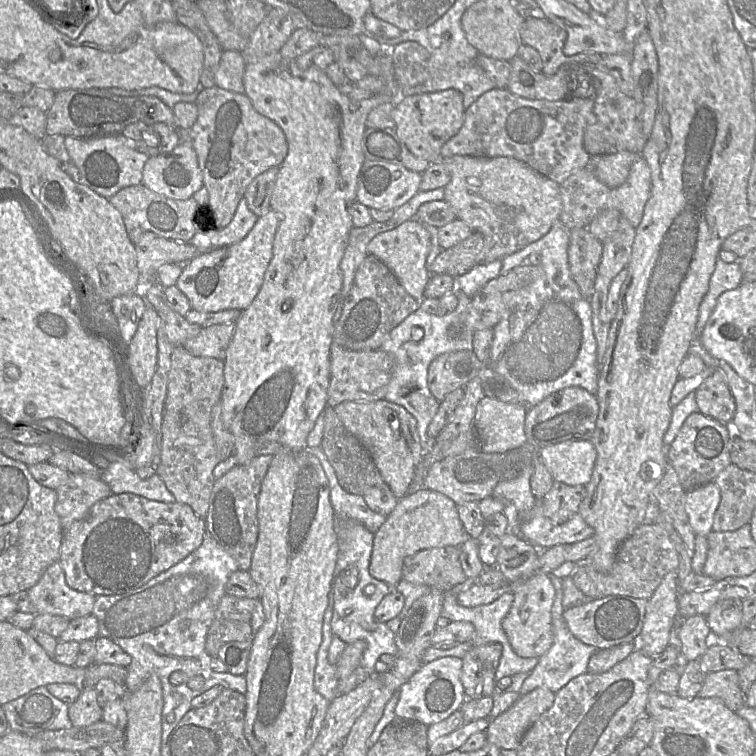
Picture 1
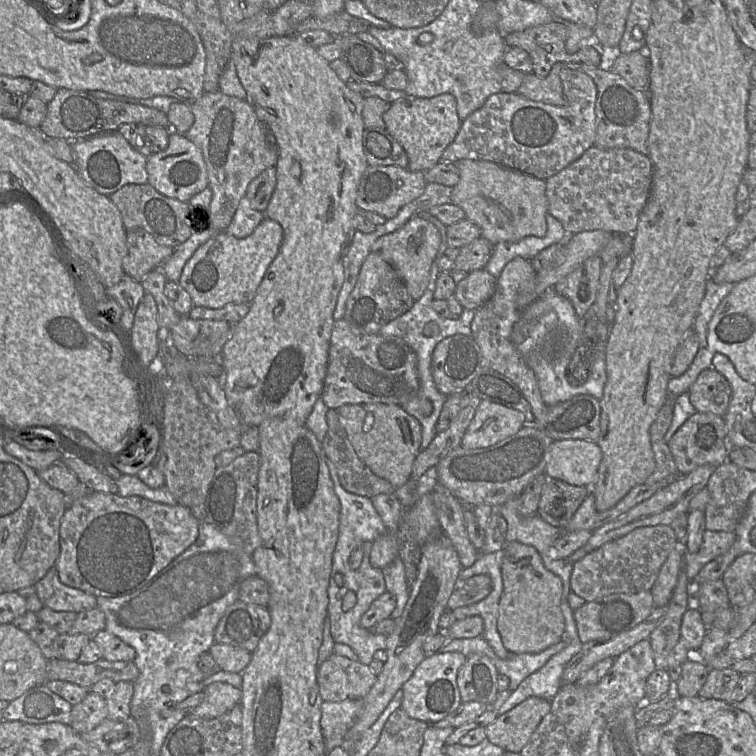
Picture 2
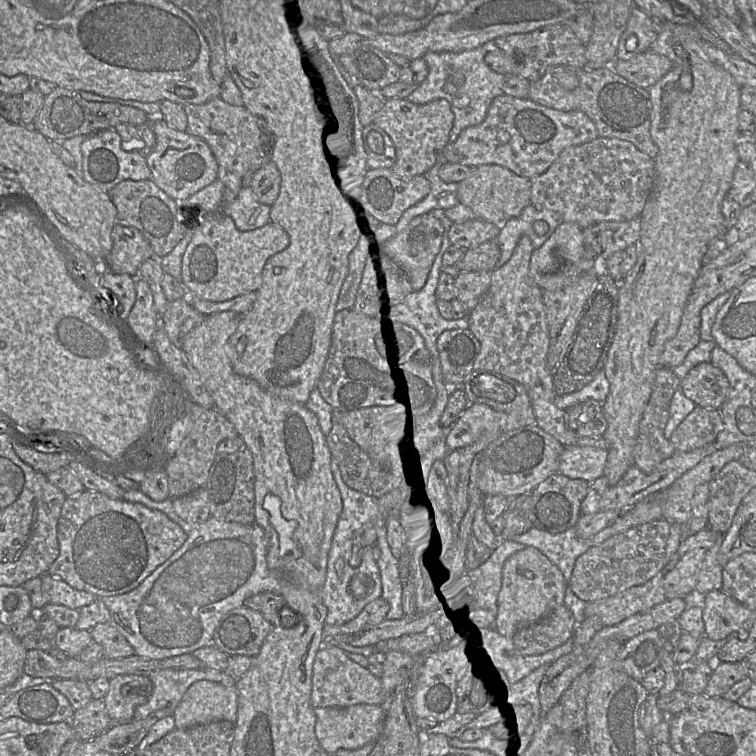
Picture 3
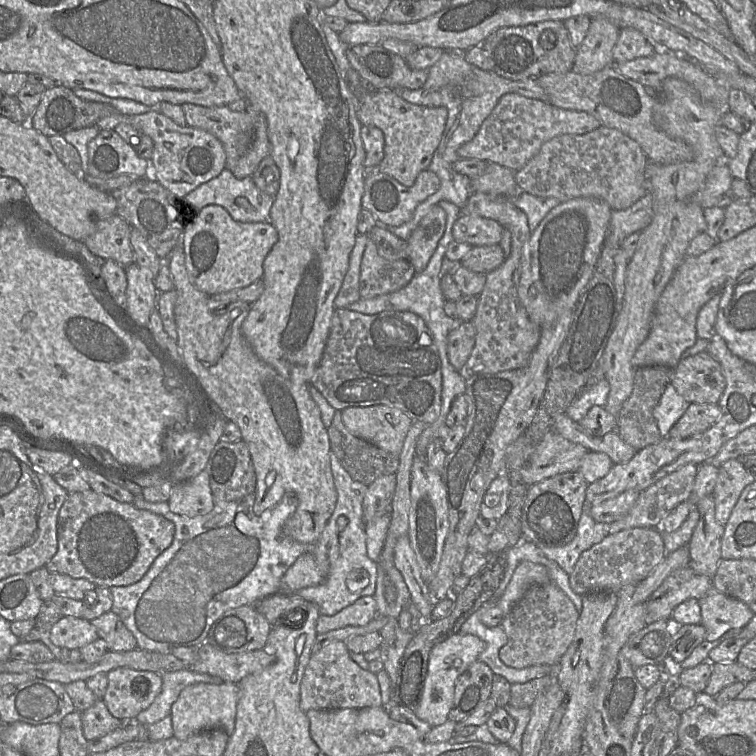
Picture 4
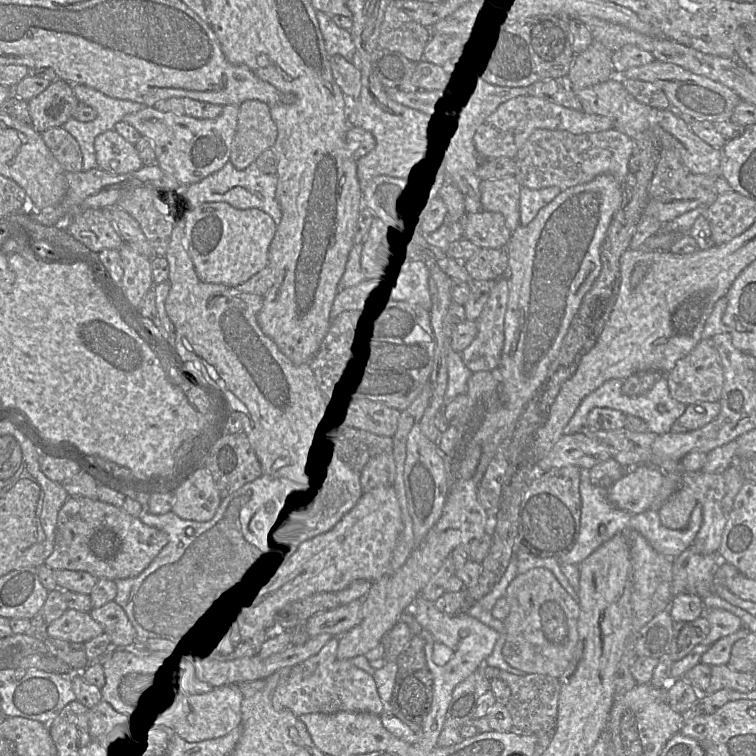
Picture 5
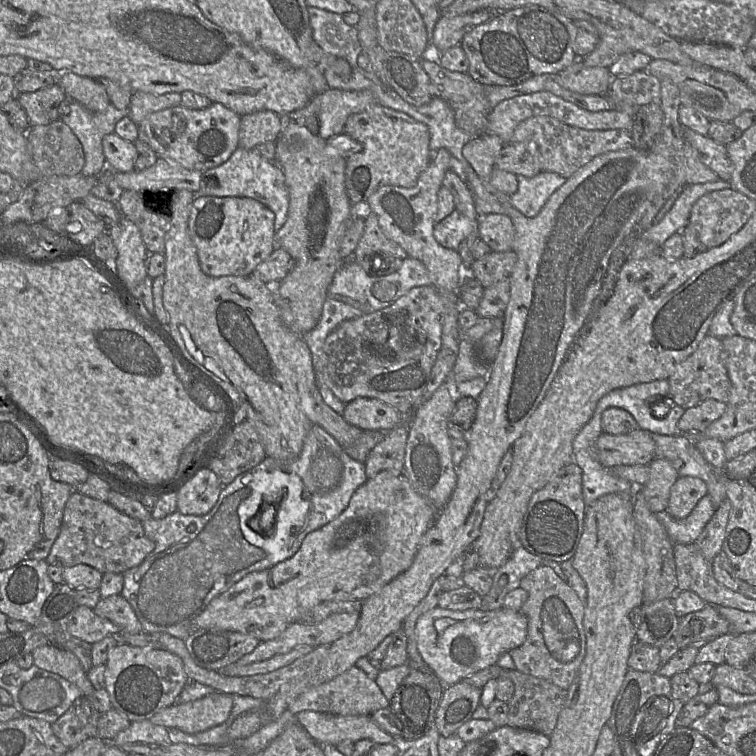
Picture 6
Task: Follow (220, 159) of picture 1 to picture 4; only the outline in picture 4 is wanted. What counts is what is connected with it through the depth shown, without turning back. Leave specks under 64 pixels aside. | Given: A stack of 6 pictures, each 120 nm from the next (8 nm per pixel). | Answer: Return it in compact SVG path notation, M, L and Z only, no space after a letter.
M185 103L181 107L188 126L207 131L222 143L226 153L226 168L230 171L233 170L240 157L248 150L254 136L254 124L250 113L248 111L232 111L227 105L205 107Z

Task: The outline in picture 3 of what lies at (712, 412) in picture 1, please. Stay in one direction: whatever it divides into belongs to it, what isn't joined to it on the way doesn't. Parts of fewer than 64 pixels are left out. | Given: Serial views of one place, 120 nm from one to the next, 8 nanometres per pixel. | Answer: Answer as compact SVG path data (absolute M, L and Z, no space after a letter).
M703 362L680 380L679 388L696 406L720 410L729 391L729 382L719 367Z

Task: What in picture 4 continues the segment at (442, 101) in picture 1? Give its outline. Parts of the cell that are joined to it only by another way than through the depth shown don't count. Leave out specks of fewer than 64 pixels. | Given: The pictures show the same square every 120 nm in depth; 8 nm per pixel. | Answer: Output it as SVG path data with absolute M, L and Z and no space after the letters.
M369 88L366 93L361 94L357 117L362 125L375 126L384 134L384 157L376 170L410 187L414 184L418 174L426 170L432 161L445 129L448 110L445 107L425 107L407 102L400 96L398 89Z

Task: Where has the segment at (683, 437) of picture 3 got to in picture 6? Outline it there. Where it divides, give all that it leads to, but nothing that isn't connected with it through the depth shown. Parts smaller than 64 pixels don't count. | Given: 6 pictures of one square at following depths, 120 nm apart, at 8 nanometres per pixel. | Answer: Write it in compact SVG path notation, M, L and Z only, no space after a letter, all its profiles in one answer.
M707 399L698 405L686 409L679 419L678 433L695 436L703 431L726 411L727 404L714 399Z

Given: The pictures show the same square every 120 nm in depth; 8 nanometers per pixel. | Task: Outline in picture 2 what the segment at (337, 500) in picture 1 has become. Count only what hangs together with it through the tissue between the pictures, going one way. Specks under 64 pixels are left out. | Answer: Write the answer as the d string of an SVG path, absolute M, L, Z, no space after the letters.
M324 455L324 460L329 469L334 491L340 503L338 539L332 557L332 575L340 574L344 577L344 574L348 571L347 564L349 565L349 557L352 551L364 542L375 541L379 536L385 534L387 529L374 508L371 499L346 491L340 484L334 463L326 455Z

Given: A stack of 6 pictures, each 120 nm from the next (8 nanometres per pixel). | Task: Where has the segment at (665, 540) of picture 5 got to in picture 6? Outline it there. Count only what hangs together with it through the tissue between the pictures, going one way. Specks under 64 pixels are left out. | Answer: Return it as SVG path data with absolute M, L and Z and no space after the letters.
M706 494L684 519L676 520L666 511L656 514L673 544L694 544L716 511Z

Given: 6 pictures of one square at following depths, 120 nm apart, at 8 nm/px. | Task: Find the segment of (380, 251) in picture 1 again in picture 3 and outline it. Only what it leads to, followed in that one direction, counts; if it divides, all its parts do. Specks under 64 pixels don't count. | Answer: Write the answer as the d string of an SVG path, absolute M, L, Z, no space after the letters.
M429 212L413 218L403 231L387 242L389 254L407 274L413 291L419 291L425 285L434 259L440 251L443 234L442 223Z

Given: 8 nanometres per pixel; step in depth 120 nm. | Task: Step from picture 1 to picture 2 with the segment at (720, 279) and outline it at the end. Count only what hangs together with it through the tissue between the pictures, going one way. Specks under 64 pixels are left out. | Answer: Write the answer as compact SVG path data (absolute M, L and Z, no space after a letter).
M712 278L708 279L705 295L700 303L693 325L693 330L698 337L701 347L707 346L708 324L714 312L734 286L734 283L716 283Z

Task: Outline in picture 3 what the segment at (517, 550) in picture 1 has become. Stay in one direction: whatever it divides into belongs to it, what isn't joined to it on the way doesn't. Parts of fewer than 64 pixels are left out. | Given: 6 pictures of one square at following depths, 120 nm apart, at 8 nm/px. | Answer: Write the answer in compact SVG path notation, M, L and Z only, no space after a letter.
M525 547L516 552L503 566L494 632L504 639L512 639L520 627L540 621L555 608L563 605L566 589L567 584L562 572L538 549Z

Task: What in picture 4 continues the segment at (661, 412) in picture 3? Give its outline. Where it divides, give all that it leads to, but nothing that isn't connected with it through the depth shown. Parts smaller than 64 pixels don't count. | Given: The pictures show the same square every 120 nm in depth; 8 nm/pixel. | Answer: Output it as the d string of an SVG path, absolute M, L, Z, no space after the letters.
M644 366L635 368L633 390L624 402L617 419L617 434L637 451L660 441L661 436L653 416L653 409L671 382L673 369L665 366Z

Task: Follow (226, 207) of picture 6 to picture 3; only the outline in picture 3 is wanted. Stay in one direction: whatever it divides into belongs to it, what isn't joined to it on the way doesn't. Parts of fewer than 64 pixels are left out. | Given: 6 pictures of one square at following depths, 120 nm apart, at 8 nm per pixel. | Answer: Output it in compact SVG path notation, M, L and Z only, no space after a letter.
M191 209L191 211L194 214L189 223L191 223L193 235L183 256L181 274L181 282L187 289L190 298L223 302L239 295L256 292L262 283L262 271L266 261L288 247L289 235L287 232L272 222L255 230L240 231L233 219L222 211L200 212L197 220L195 210Z

